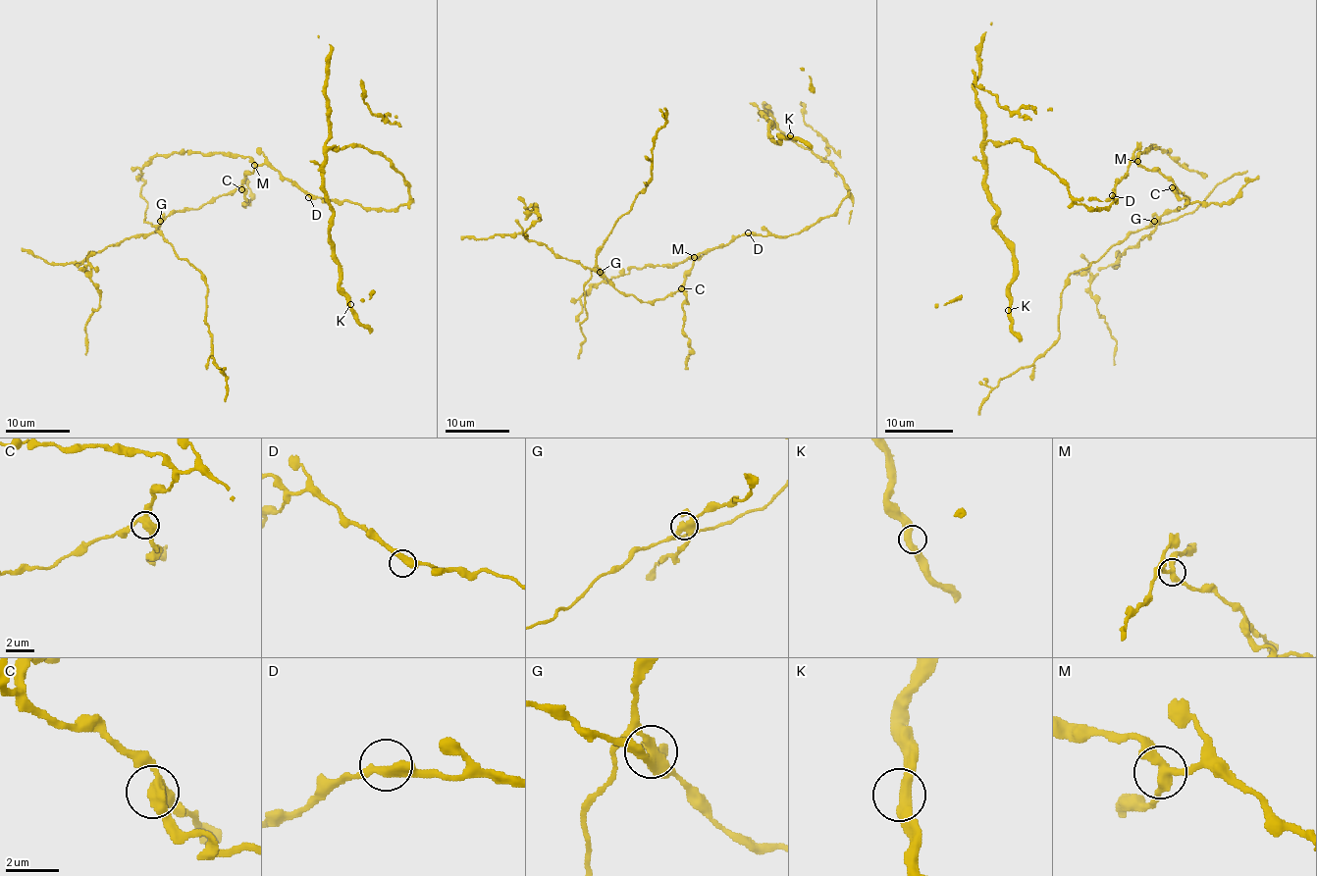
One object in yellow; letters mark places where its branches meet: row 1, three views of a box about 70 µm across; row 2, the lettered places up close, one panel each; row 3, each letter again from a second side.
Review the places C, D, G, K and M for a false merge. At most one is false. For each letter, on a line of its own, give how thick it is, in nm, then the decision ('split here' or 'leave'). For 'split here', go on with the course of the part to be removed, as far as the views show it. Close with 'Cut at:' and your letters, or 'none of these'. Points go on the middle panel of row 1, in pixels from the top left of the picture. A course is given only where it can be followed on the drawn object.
C: calibre 360 nm; leave
D: calibre 400 nm; leave
G: calibre 400 nm; split here; course (600, 271), (597, 250), (648, 183), (653, 140), (665, 123), (663, 108)
K: calibre 440 nm; leave
M: calibre 320 nm; leave
Cut at: G

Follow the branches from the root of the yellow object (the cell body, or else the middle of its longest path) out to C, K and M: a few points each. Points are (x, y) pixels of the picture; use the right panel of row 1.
C: (1114, 192), (1134, 160), (1150, 170), (1164, 174), (1172, 181), (1172, 187)
K: (1114, 192), (1117, 199), (1105, 208), (1077, 204), (1020, 140), (987, 142), (987, 199), (1013, 255), (1008, 310)
M: (1114, 192), (1128, 167), (1134, 160), (1137, 161)

